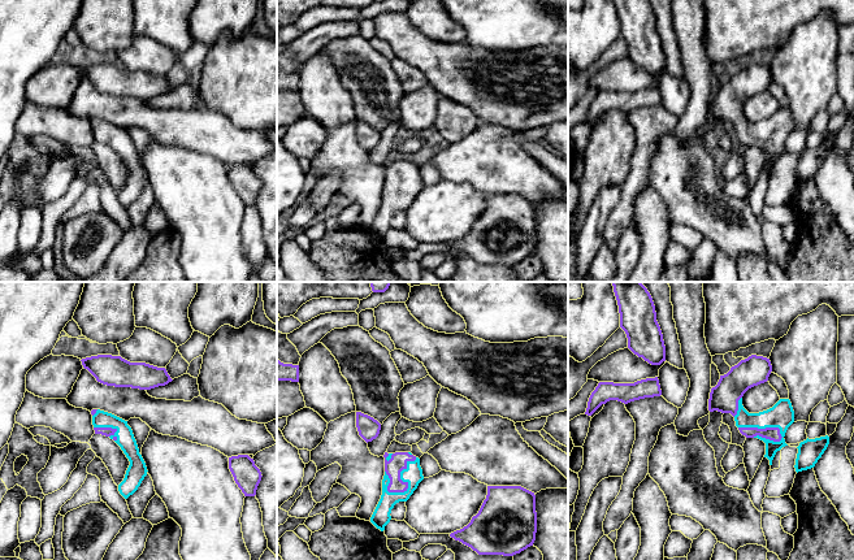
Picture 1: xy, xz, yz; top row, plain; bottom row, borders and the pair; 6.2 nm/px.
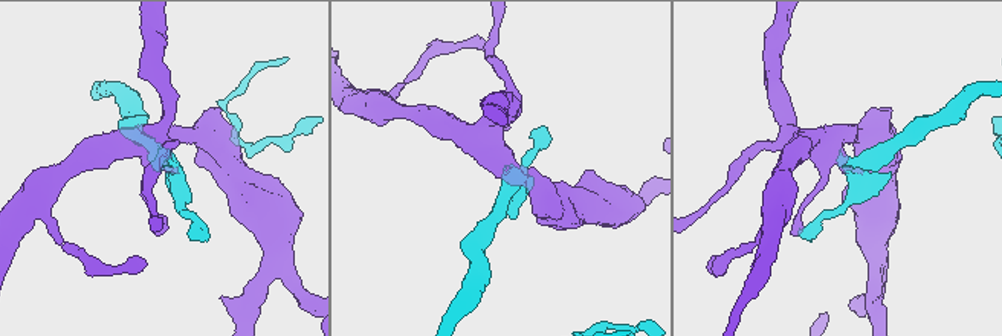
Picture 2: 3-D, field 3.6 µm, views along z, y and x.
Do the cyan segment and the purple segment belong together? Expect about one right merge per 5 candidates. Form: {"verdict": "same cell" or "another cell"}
{"verdict": "same cell"}

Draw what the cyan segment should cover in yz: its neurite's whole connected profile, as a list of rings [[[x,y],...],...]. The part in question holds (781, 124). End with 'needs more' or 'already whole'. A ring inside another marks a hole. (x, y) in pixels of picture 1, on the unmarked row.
[[[751,64],[732,75],[727,83],[720,84],[708,108],[710,121],[731,122],[742,144],[766,152],[764,166],[770,169],[770,174],[776,161],[788,155],[784,146],[794,131],[792,112],[789,108],[780,108],[767,120],[749,122],[742,114],[742,105],[749,97],[767,91],[771,81],[770,68]]]; needs more

